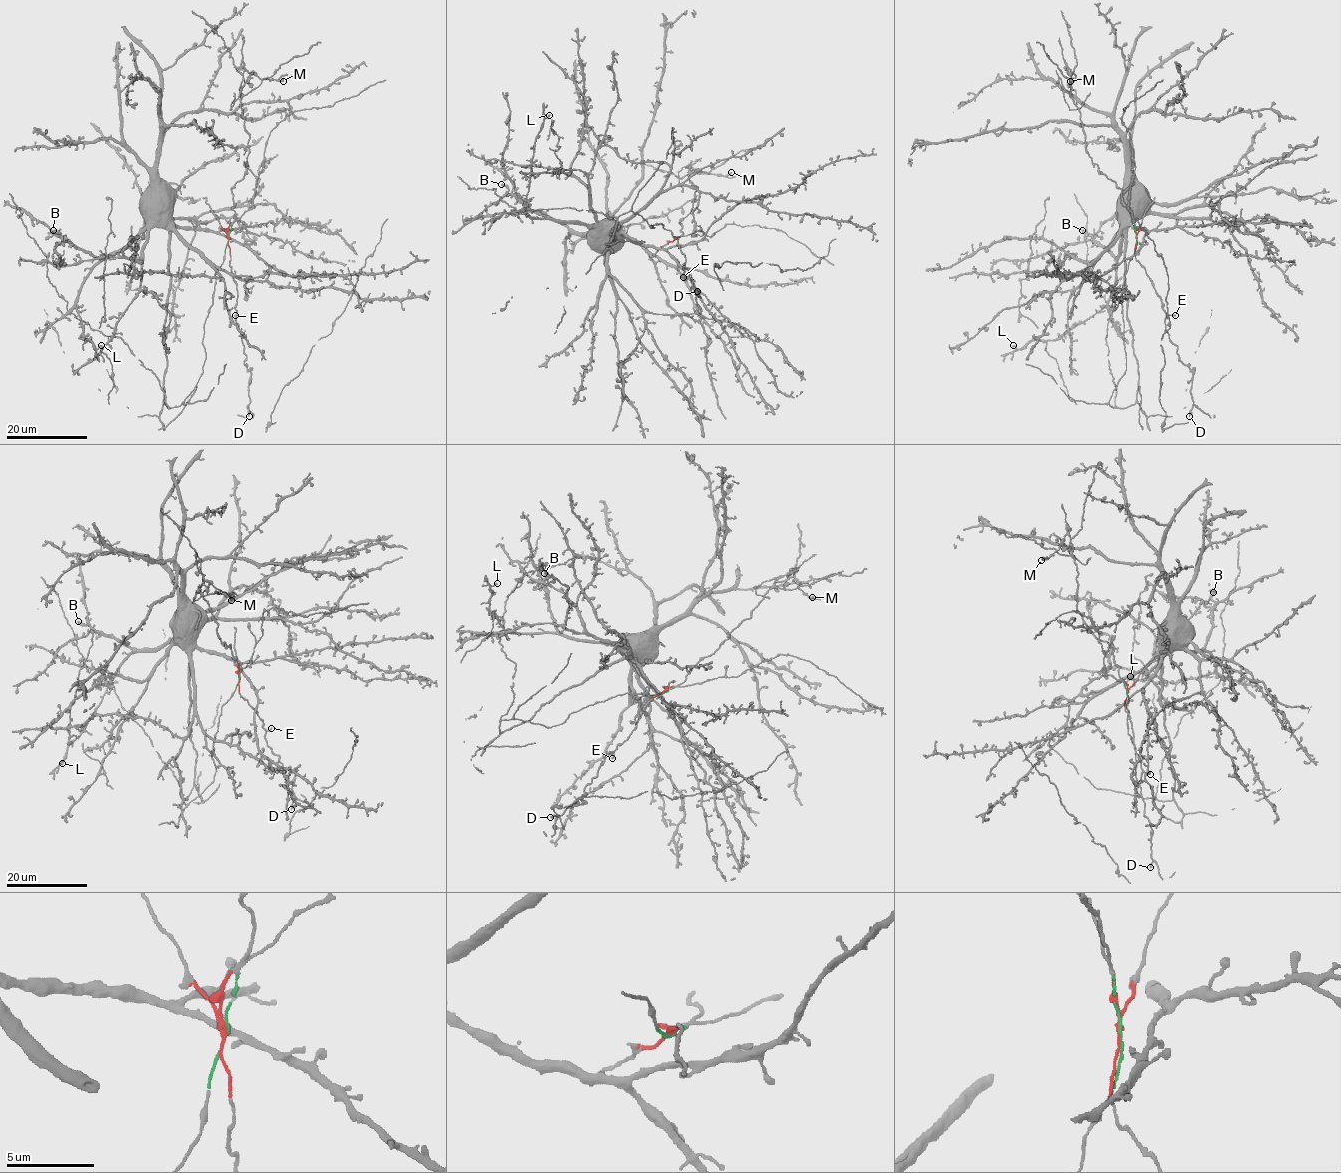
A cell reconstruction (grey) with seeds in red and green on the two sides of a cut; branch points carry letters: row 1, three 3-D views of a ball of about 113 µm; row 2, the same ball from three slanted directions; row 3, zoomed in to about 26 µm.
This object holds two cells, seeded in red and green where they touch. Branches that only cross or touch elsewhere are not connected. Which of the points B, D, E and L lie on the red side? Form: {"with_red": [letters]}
{"with_red": ["D", "E"]}

